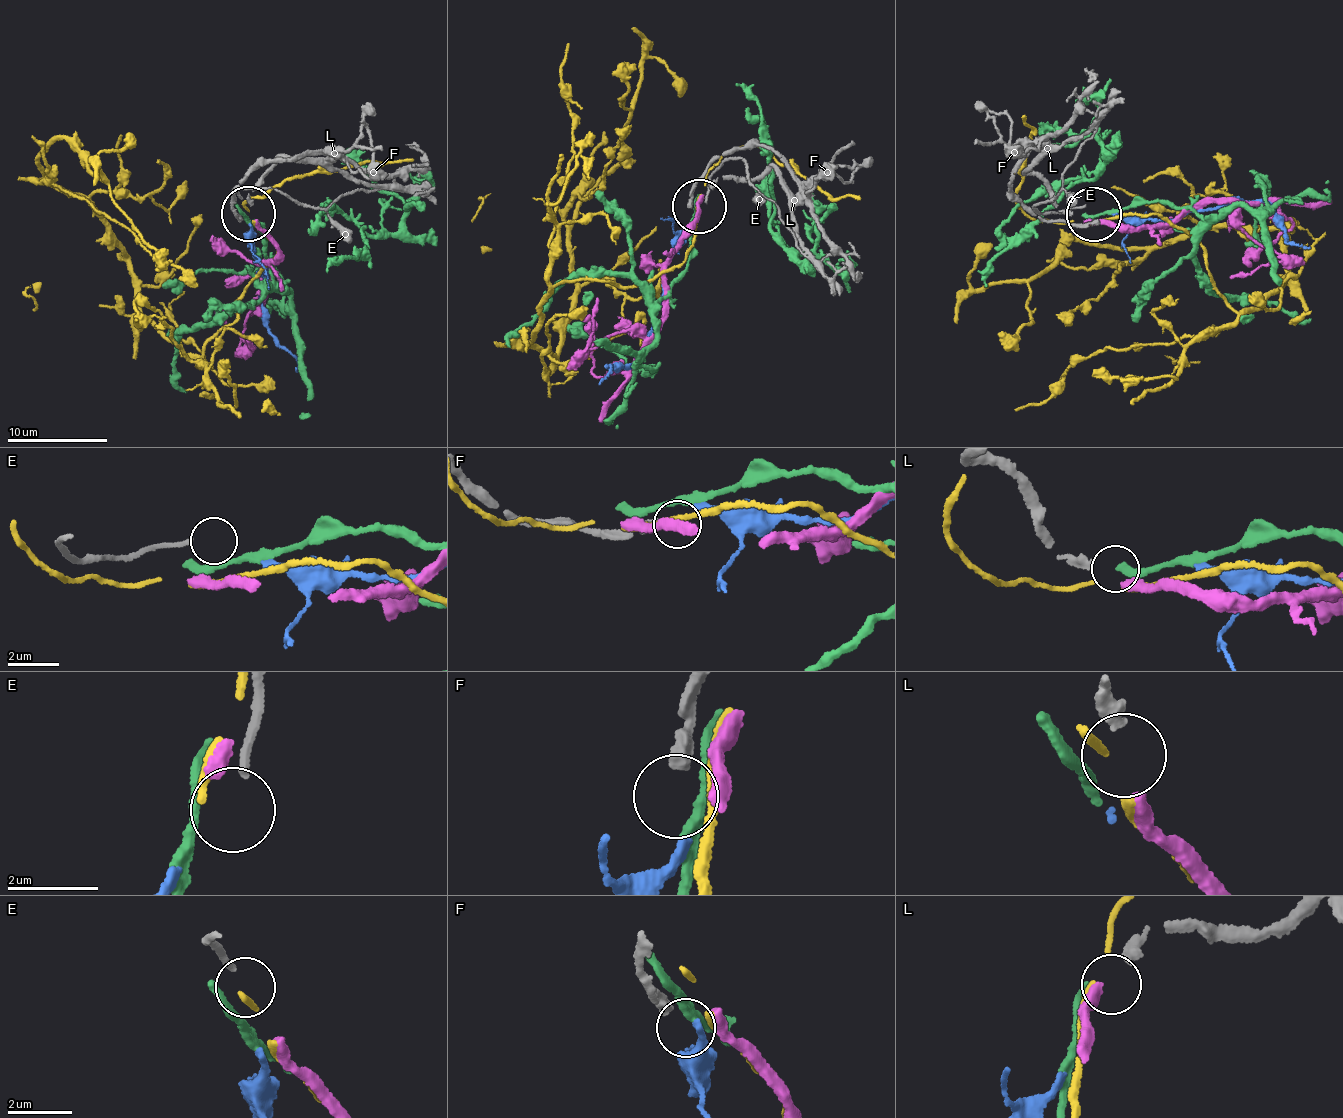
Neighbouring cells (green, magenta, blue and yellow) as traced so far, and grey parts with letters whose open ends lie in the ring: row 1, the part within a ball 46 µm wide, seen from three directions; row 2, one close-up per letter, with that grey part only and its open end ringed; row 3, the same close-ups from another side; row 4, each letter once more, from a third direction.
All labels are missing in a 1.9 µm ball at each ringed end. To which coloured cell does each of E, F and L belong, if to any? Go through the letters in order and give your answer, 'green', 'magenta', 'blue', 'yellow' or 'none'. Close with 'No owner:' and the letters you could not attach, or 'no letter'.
E: none
F: none
L: magenta
No owner: E, F

